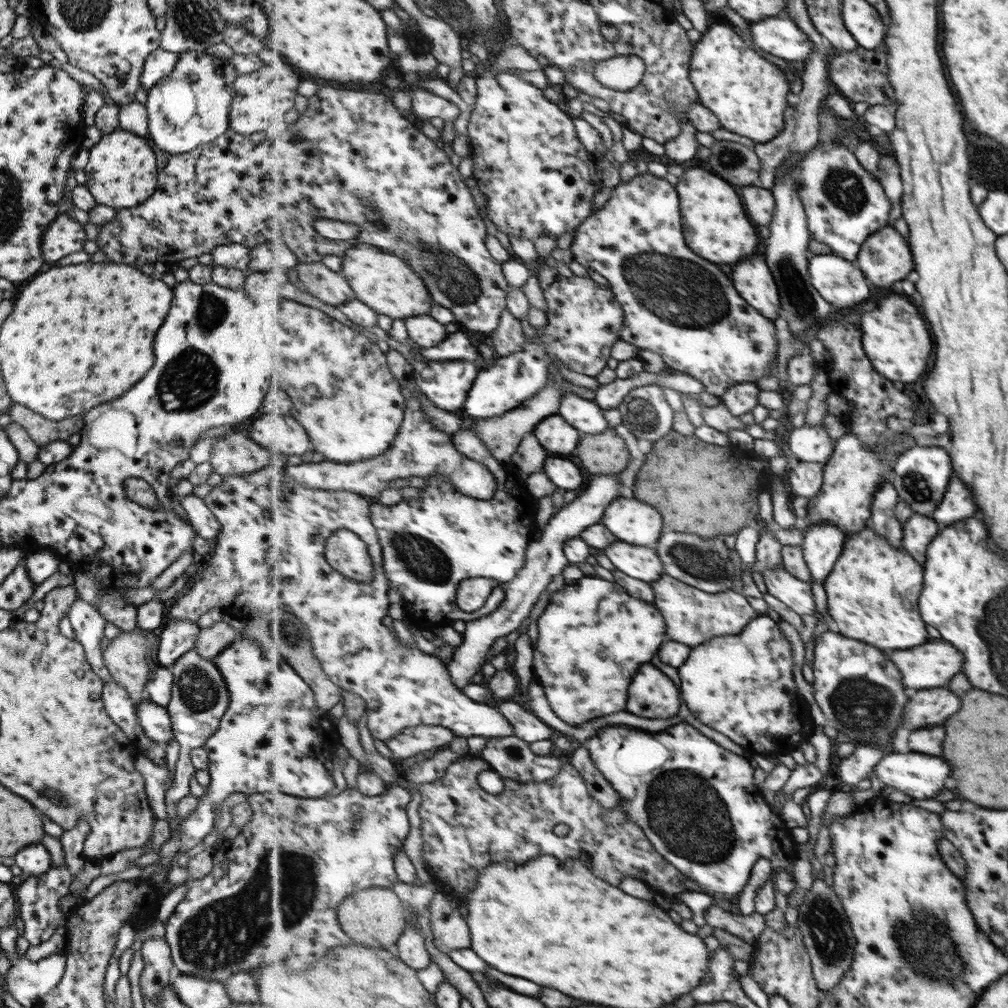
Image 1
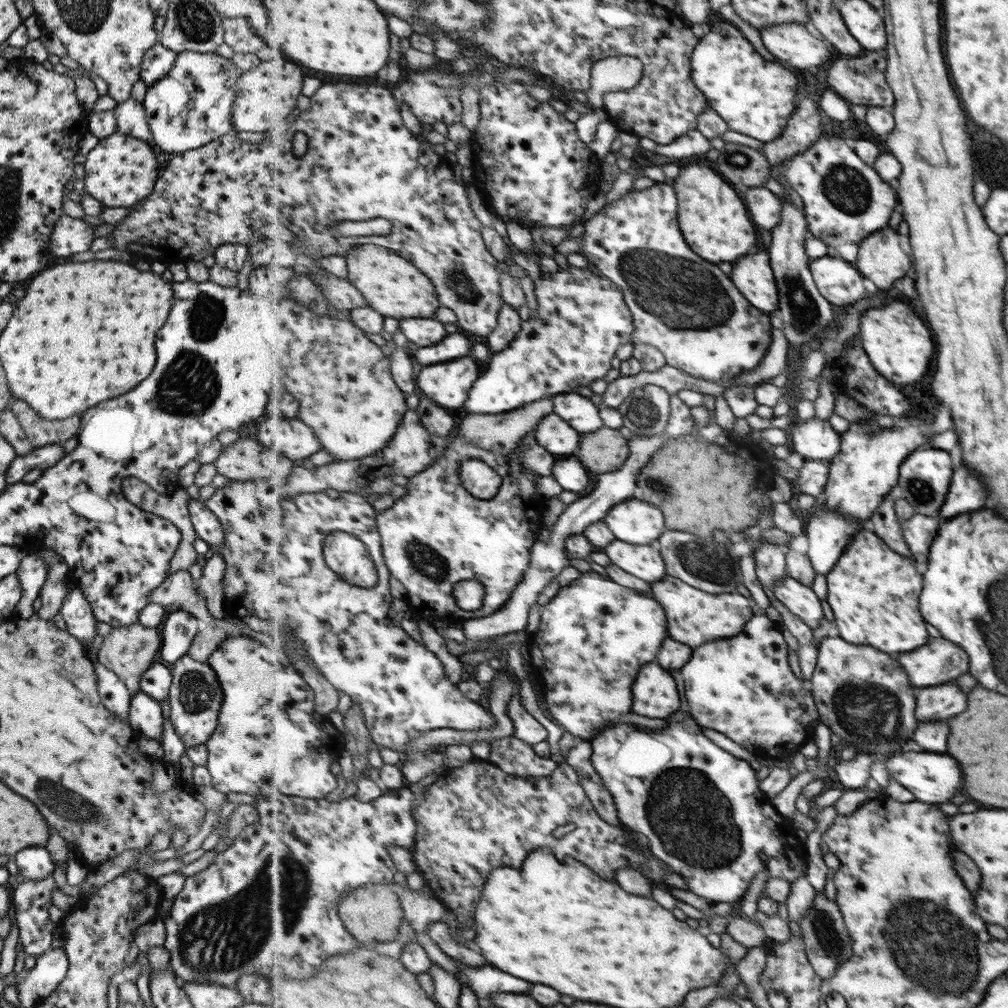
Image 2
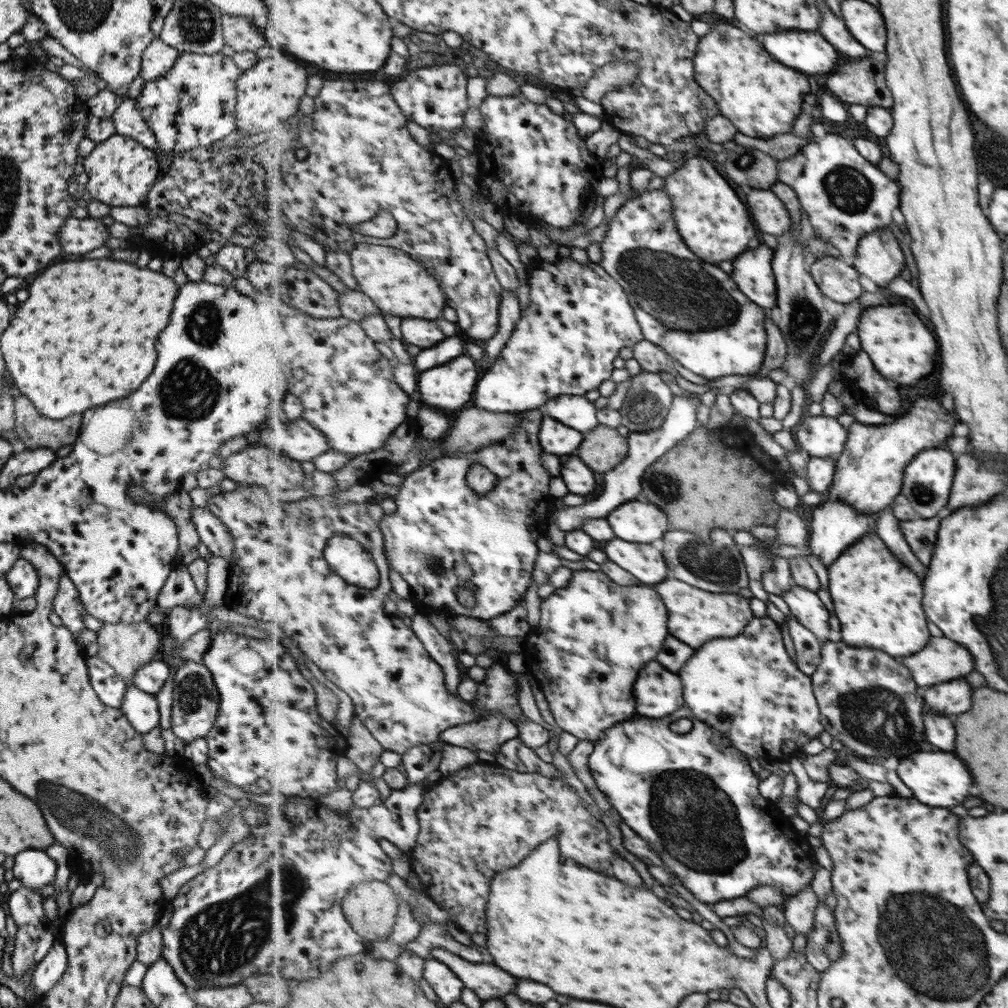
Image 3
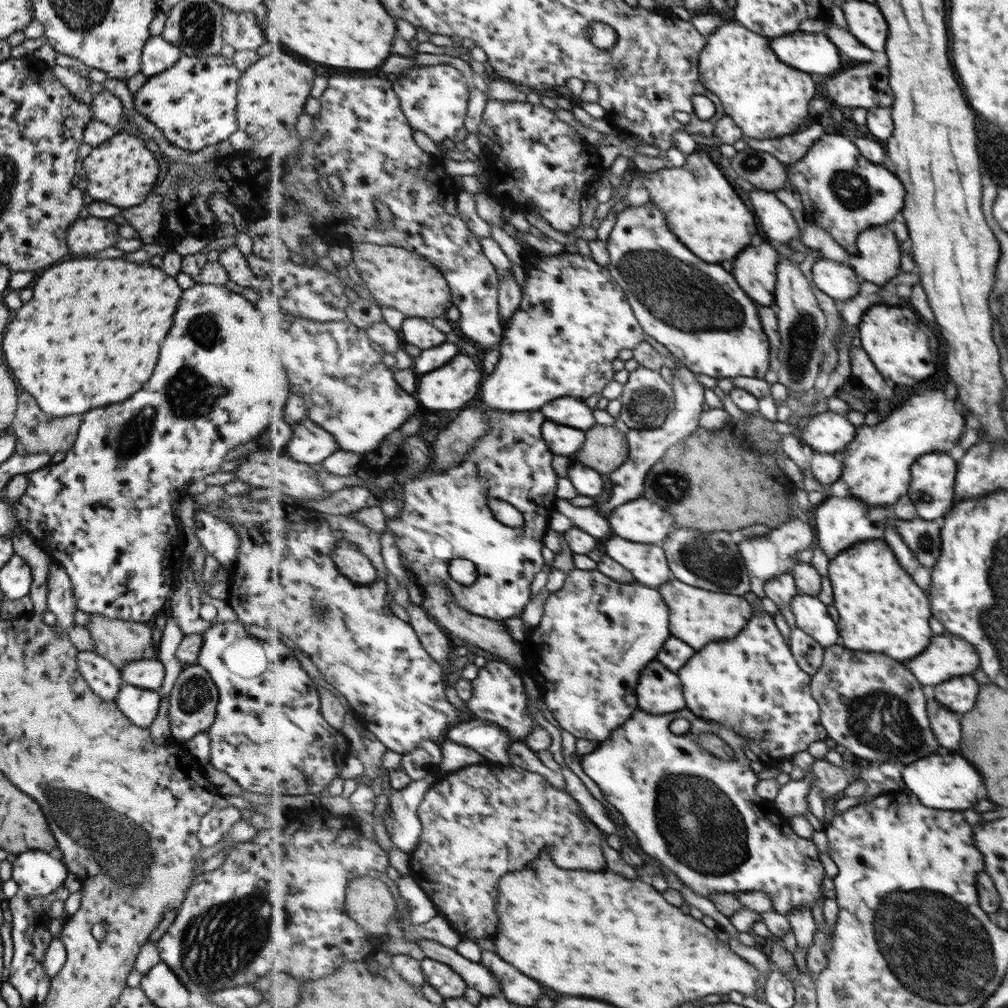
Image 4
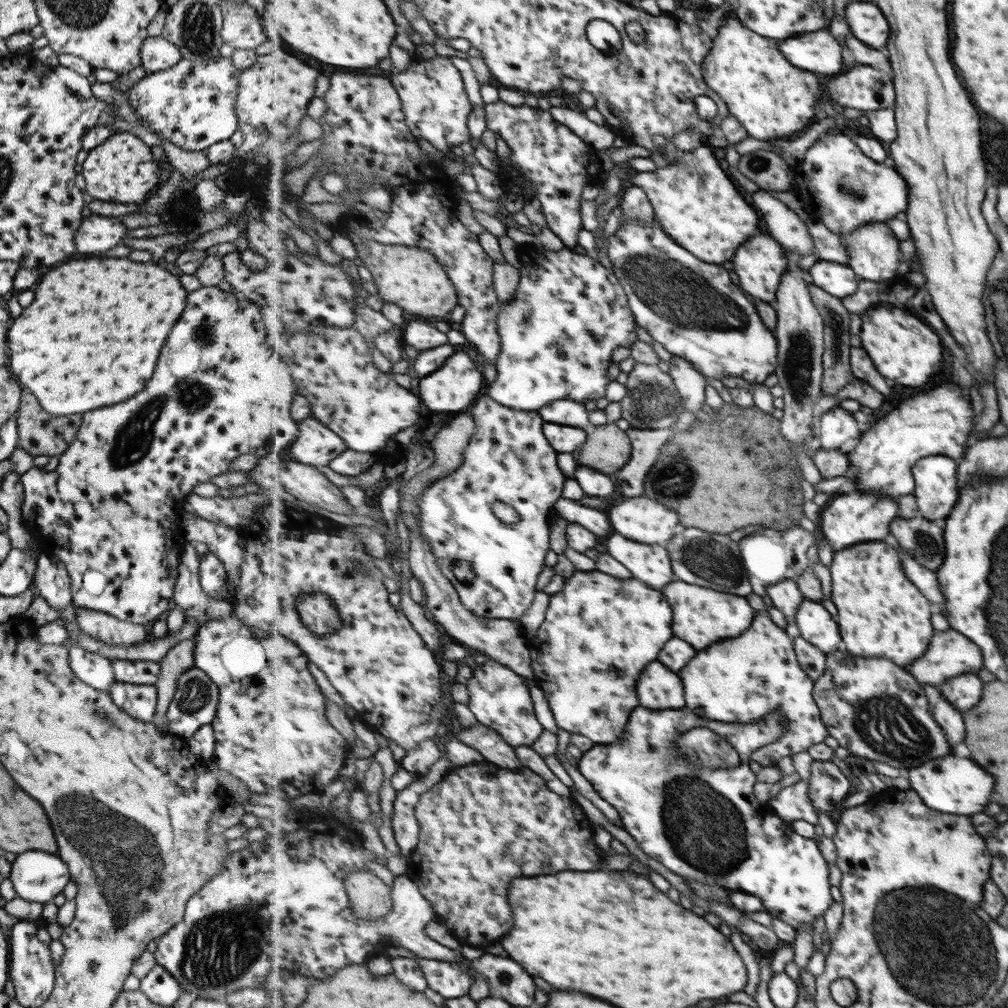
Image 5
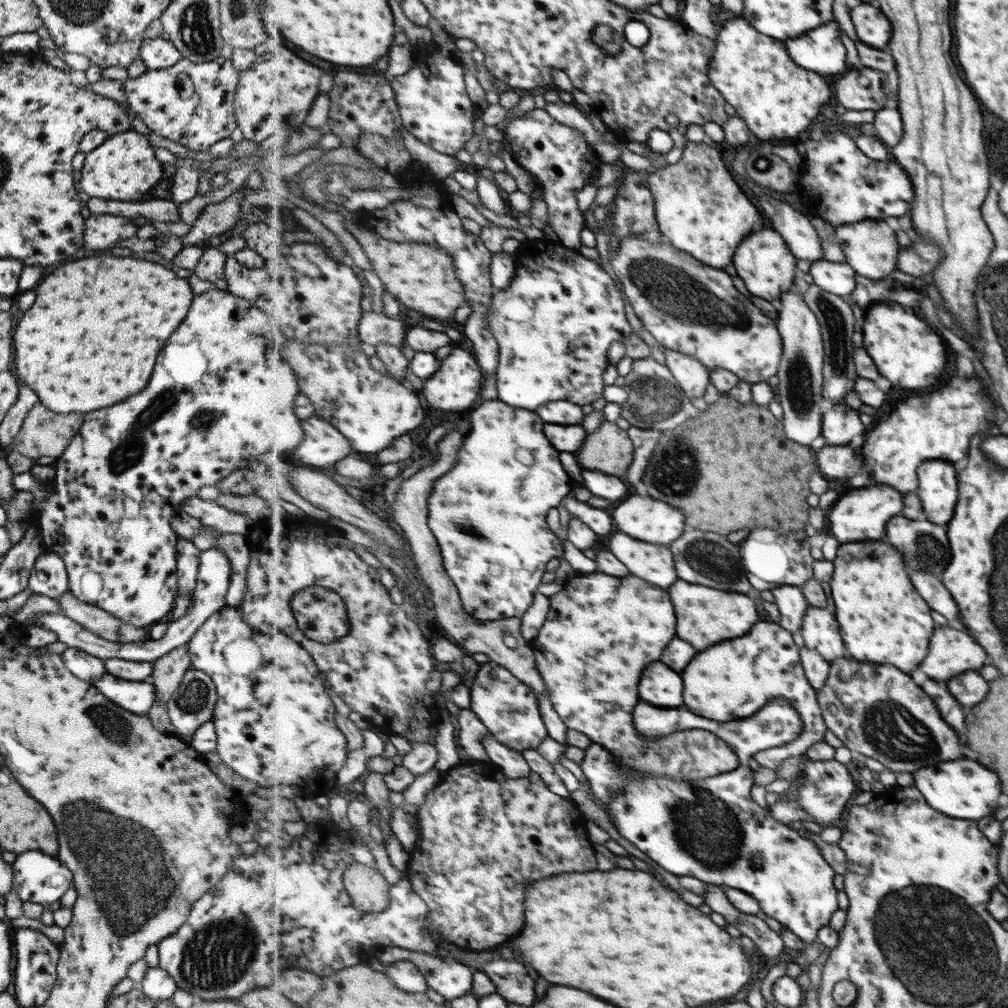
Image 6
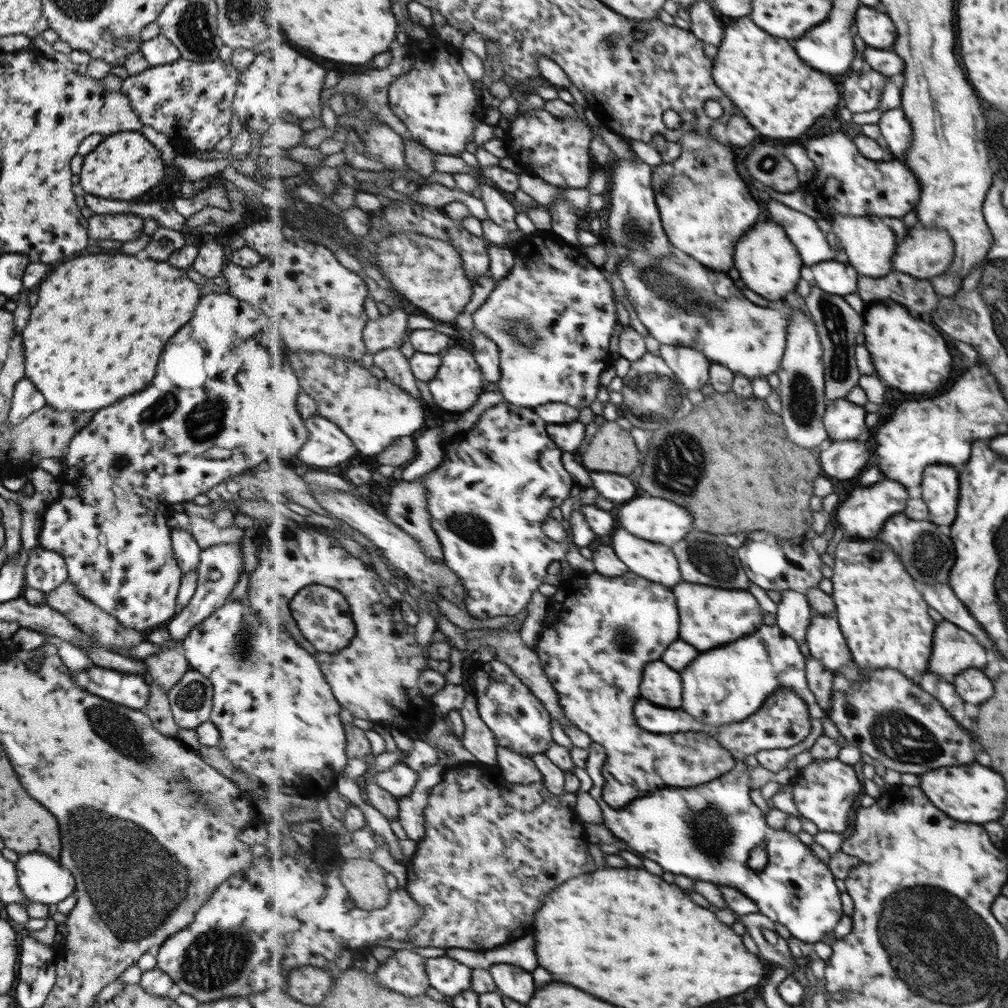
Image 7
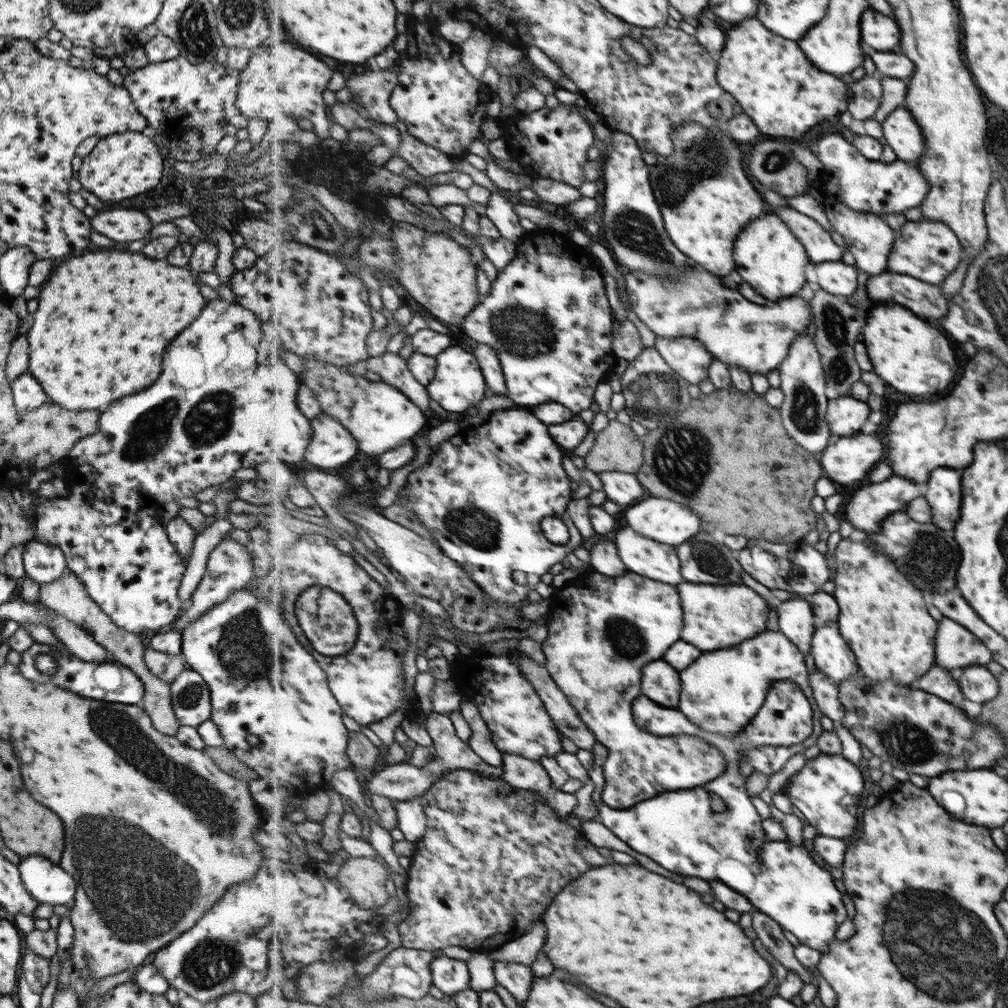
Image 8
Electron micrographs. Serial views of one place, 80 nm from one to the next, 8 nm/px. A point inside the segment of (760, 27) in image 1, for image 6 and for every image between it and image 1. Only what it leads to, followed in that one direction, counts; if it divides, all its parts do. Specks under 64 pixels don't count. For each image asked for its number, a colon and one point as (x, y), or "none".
2: (794, 43)
3: (809, 51)
4: (815, 53)
5: (819, 52)
6: (822, 50)

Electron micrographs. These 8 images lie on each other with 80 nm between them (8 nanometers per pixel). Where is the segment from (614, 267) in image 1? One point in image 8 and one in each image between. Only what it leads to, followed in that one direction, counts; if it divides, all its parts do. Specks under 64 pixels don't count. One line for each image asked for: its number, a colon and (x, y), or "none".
2: (678, 299)
3: (642, 249)
4: (714, 329)
5: (689, 321)
6: (659, 281)
7: (680, 302)
8: (757, 338)

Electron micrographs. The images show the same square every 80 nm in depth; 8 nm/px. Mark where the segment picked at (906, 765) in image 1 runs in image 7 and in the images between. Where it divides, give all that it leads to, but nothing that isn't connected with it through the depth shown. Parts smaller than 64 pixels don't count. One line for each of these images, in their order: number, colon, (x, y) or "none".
2: (932, 778)
3: (937, 779)
4: (945, 783)
5: (959, 786)
6: (961, 788)
7: (972, 793)

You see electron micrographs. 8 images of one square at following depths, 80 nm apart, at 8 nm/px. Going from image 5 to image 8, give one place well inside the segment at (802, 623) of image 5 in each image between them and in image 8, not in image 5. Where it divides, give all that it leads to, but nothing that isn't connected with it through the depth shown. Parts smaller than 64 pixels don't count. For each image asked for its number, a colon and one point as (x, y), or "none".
6: (821, 630)
7: (825, 640)
8: (832, 653)

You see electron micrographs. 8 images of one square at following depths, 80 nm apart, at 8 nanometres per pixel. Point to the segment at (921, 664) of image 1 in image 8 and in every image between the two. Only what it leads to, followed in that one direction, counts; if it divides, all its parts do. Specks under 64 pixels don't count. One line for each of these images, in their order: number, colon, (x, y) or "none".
2: (935, 663)
3: (942, 660)
4: (949, 656)
5: (951, 653)
6: (952, 651)
7: (955, 649)
8: (958, 647)

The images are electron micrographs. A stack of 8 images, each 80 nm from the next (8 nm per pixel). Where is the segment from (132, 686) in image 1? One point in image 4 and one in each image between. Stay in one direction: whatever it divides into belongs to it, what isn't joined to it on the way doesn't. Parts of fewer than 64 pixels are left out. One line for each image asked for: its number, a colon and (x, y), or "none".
2: (127, 651)
3: (125, 647)
4: (120, 642)

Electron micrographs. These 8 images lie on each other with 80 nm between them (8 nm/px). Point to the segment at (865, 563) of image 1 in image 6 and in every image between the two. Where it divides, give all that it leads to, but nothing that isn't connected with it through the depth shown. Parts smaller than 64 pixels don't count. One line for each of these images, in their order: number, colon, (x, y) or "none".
2: (875, 592)
3: (880, 601)
4: (882, 609)
5: (882, 613)
6: (884, 619)

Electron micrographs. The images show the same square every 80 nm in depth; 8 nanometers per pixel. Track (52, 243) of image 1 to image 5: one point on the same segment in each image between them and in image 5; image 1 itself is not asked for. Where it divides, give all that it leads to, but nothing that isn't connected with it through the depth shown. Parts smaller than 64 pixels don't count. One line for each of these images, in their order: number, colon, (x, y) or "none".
2: (69, 235)
3: (77, 236)
4: (90, 234)
5: (96, 233)

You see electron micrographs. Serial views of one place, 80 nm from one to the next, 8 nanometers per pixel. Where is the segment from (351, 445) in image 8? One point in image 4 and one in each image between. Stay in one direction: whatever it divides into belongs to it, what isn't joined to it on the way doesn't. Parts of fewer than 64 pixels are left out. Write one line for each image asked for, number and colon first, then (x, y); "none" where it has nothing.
4: (311, 444)
5: (317, 445)
6: (323, 445)
7: (328, 446)

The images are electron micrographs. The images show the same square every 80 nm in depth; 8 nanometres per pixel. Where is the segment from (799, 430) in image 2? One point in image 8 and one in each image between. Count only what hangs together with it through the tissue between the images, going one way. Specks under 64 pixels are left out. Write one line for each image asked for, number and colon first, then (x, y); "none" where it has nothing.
3: (821, 436)
4: (828, 432)
5: (837, 429)
6: (842, 425)
7: (845, 420)
8: (846, 415)

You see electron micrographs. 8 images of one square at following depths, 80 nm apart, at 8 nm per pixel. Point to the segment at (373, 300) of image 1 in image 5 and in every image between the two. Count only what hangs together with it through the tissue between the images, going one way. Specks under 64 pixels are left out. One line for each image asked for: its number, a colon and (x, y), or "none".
2: (395, 287)
3: (398, 284)
4: (395, 277)
5: (412, 277)

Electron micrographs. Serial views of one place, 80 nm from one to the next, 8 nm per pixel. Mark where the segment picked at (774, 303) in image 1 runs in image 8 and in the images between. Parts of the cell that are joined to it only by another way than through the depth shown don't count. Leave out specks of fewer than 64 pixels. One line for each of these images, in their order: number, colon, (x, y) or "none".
2: (753, 275)
3: (753, 272)
4: (756, 269)
5: (761, 263)
6: (764, 261)
7: (769, 262)
8: (770, 257)

